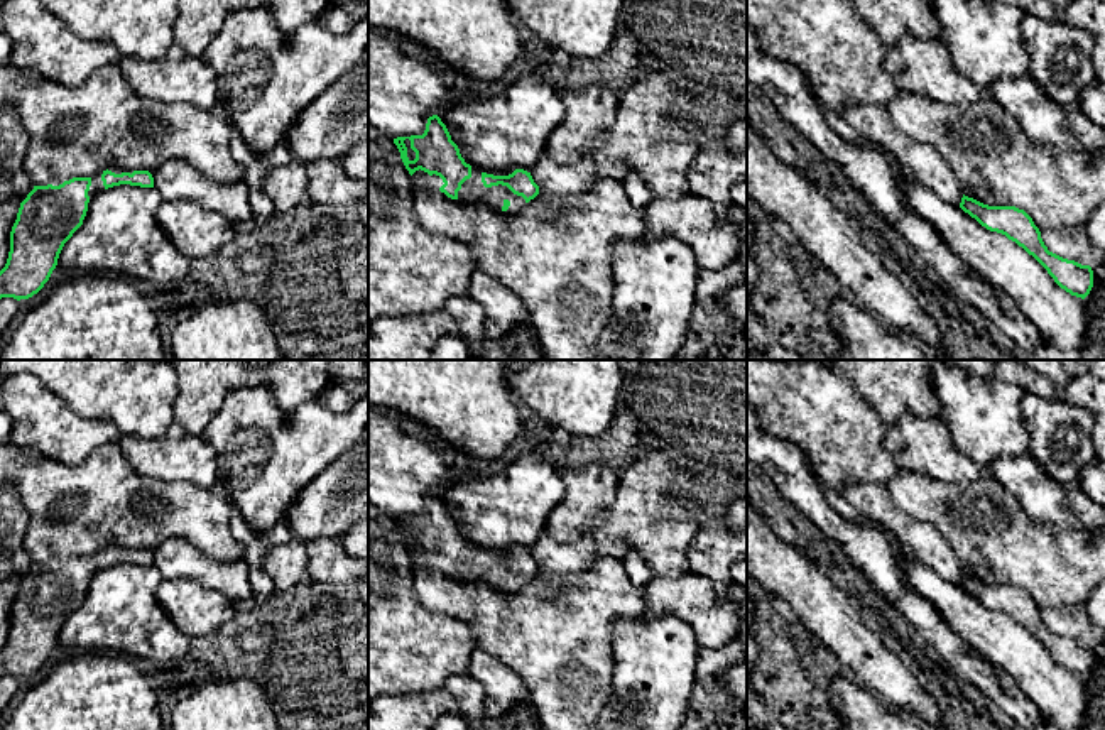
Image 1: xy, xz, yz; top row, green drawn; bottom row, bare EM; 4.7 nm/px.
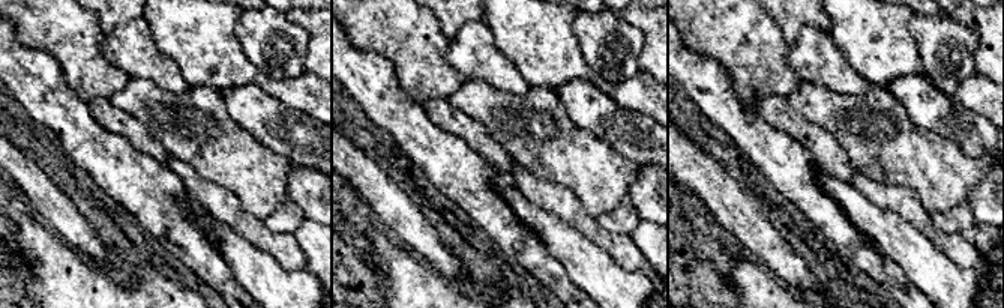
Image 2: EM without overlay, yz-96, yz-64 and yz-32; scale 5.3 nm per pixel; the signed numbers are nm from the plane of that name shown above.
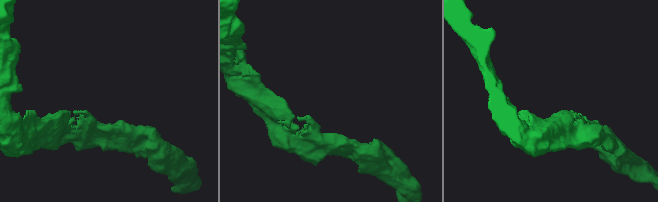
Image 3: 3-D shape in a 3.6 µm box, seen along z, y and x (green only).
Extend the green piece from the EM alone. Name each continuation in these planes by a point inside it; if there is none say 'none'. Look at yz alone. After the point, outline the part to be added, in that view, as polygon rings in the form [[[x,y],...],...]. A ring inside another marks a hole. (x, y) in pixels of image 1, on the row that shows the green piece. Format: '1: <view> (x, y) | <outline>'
none

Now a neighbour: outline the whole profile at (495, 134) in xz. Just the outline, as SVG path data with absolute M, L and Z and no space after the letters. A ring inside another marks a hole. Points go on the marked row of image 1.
M534 73L502 86L495 95L468 93L444 113L444 125L461 157L471 169L493 176L509 176L515 169L531 172L544 154L551 132L564 118L559 93Z

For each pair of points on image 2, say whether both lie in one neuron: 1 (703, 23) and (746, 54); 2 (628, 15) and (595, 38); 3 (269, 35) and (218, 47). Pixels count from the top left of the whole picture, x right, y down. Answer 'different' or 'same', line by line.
1: same
2: different
3: different

